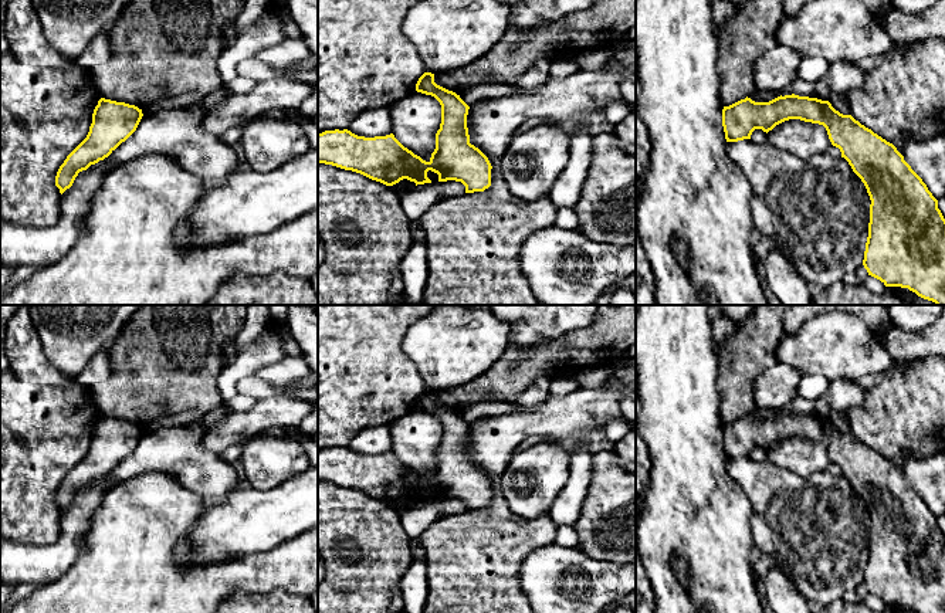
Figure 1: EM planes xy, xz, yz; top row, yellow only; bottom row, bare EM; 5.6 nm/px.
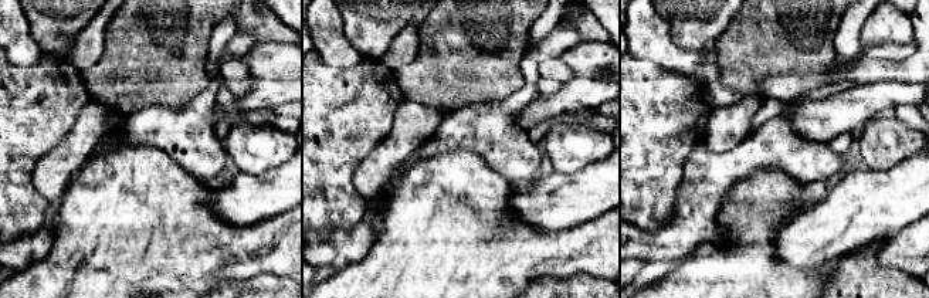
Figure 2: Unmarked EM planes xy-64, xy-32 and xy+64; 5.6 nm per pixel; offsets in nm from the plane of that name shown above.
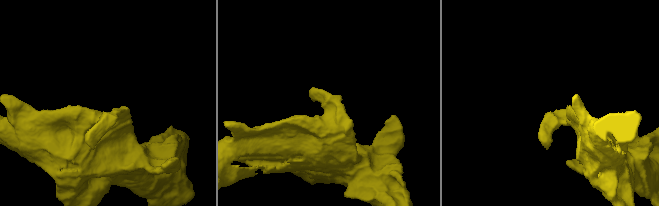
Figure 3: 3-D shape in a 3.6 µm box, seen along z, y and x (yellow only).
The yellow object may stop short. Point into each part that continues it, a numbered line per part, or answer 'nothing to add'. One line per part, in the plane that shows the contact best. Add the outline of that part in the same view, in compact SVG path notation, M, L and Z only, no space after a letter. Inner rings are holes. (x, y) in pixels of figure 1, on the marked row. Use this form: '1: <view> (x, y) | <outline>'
nothing to add

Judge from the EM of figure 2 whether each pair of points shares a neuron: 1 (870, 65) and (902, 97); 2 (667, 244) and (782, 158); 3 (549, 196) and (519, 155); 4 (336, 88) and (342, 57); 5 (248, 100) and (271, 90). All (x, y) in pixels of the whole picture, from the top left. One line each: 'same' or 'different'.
1: different
2: same
3: different
4: different
5: same

